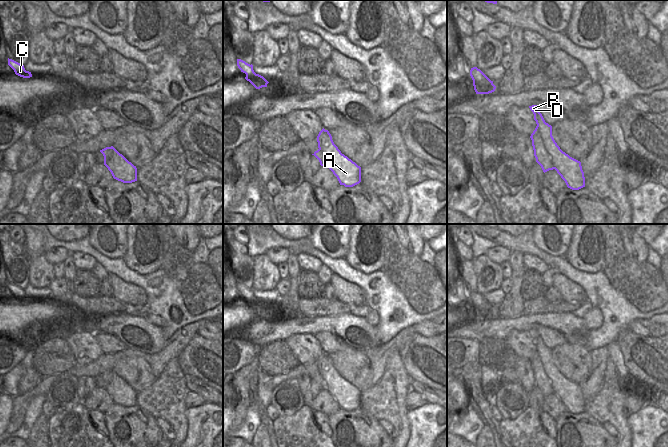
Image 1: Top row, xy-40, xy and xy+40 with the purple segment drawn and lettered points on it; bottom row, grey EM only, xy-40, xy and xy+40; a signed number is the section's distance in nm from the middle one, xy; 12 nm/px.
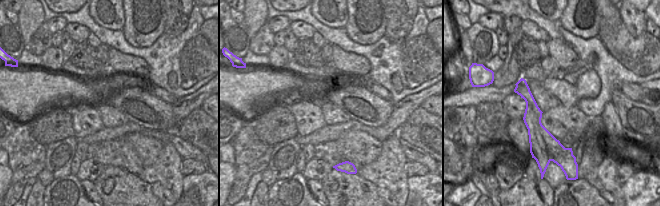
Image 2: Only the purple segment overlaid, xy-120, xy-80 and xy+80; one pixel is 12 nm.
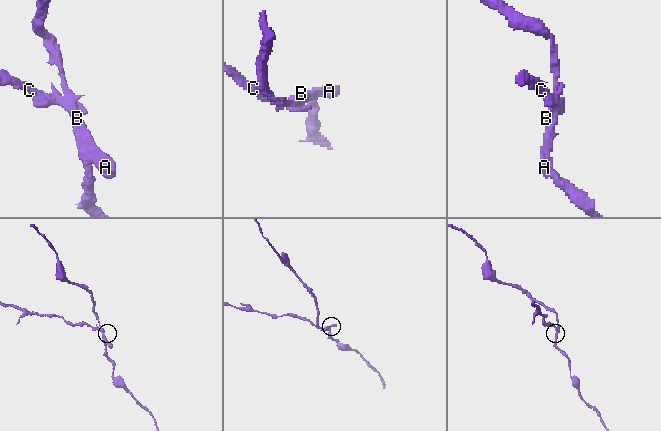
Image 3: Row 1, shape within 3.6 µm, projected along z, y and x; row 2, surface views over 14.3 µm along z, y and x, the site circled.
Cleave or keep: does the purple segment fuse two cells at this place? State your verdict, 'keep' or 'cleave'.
cleave

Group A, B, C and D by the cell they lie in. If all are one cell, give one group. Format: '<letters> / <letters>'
A B C / D

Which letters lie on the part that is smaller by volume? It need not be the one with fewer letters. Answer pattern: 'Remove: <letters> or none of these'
Remove: A, B, C

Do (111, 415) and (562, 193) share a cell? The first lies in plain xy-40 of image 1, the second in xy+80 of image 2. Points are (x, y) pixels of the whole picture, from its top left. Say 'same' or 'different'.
same

